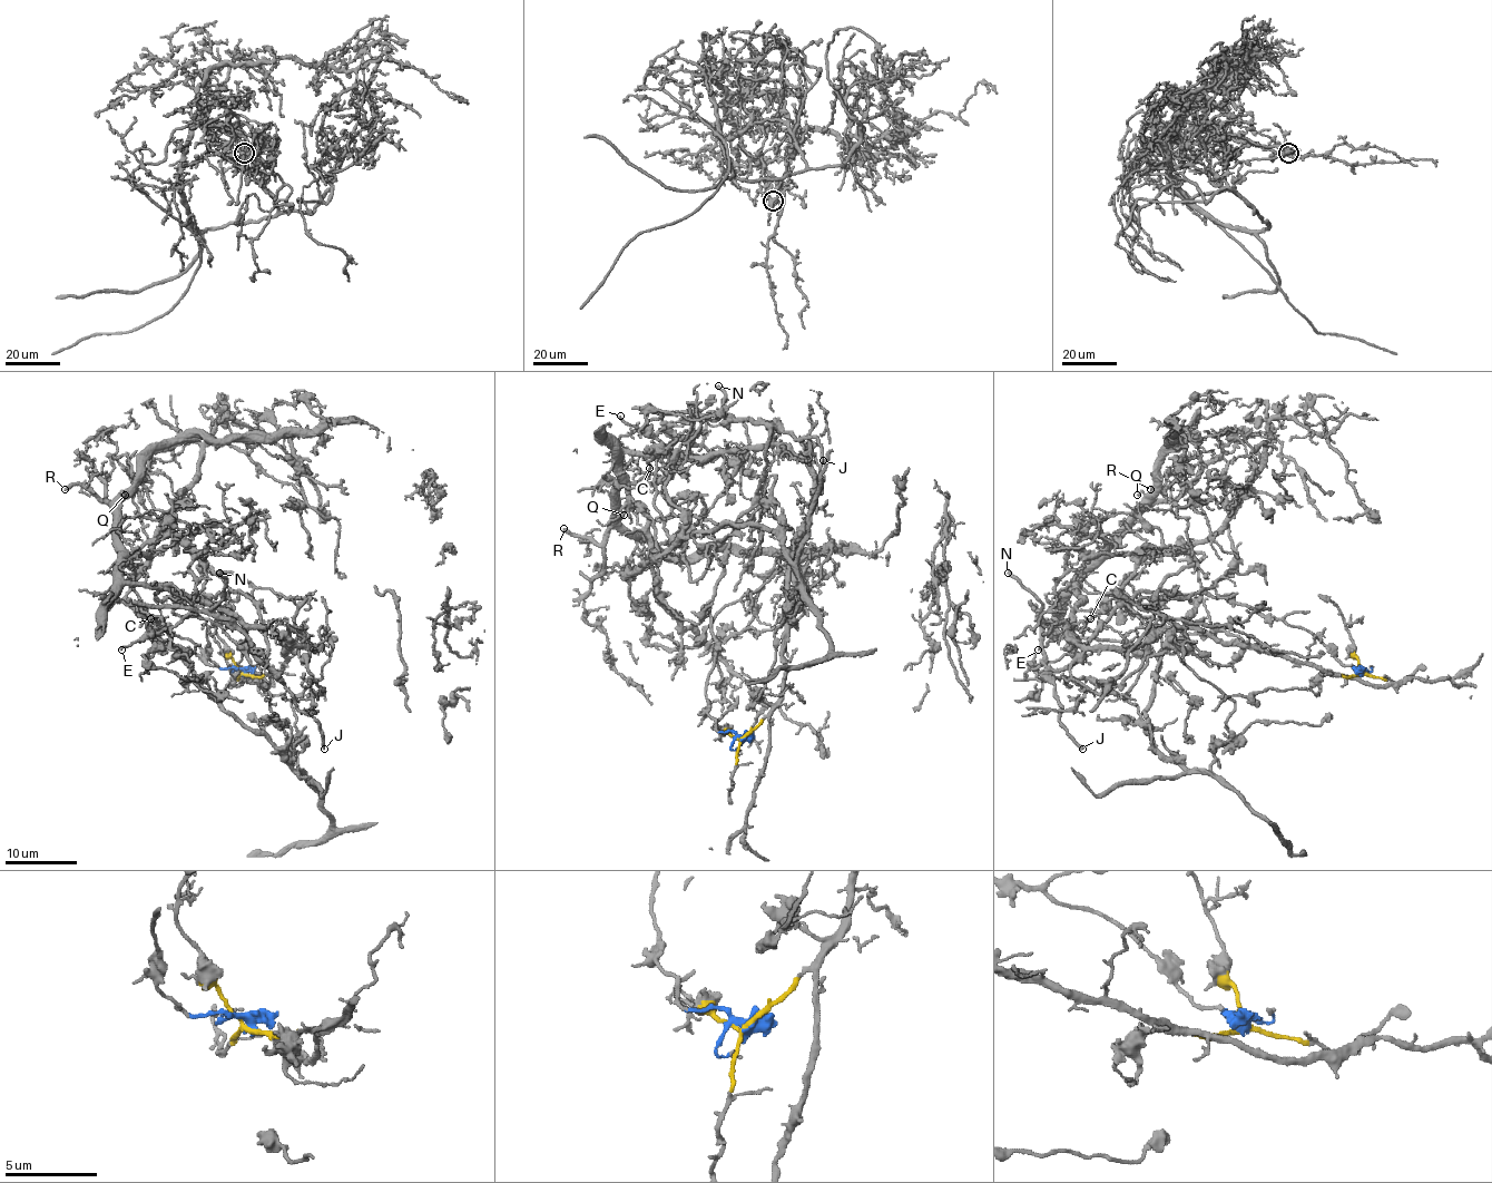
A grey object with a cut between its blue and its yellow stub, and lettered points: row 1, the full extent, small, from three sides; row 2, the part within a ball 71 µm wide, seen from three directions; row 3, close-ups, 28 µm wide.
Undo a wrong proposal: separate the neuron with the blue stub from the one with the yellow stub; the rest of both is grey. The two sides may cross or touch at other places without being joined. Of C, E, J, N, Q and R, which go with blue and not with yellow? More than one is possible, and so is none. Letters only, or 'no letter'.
J, N

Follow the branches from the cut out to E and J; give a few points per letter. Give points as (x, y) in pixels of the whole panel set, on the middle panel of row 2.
E: (742, 737), (782, 693), (791, 544), (812, 471), (774, 446), (677, 457), (684, 430), (663, 445), (619, 416)
J: (742, 737), (720, 733), (708, 713), (709, 603), (724, 550), (756, 497), (773, 426), (814, 437), (823, 460)

